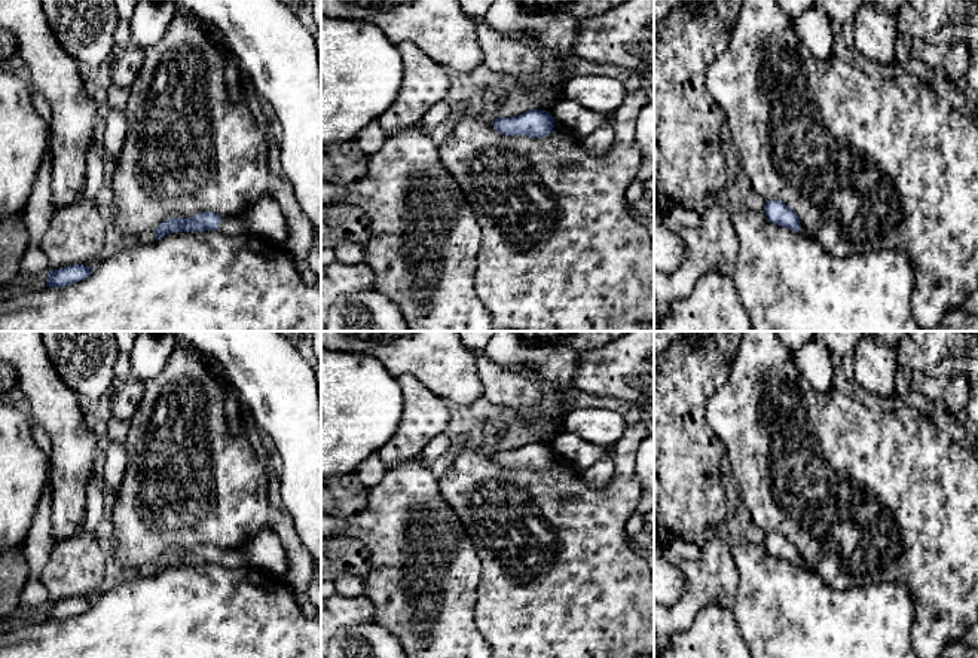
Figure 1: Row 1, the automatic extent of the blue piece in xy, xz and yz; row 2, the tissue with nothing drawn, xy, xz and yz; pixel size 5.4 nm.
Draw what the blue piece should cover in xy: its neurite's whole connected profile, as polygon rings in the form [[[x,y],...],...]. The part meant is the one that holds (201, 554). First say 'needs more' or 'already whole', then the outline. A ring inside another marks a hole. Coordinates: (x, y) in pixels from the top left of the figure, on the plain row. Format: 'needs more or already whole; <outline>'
needs more; [[[269,527],[262,529],[244,550],[220,550],[214,545],[198,545],[190,551],[168,551],[156,561],[156,572],[174,564],[220,563],[224,566],[250,564],[265,572],[287,579],[288,560],[279,538]]]

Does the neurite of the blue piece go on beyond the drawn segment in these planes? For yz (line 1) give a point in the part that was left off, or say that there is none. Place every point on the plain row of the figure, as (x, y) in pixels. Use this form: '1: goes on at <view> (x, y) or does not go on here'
1: does not go on here

